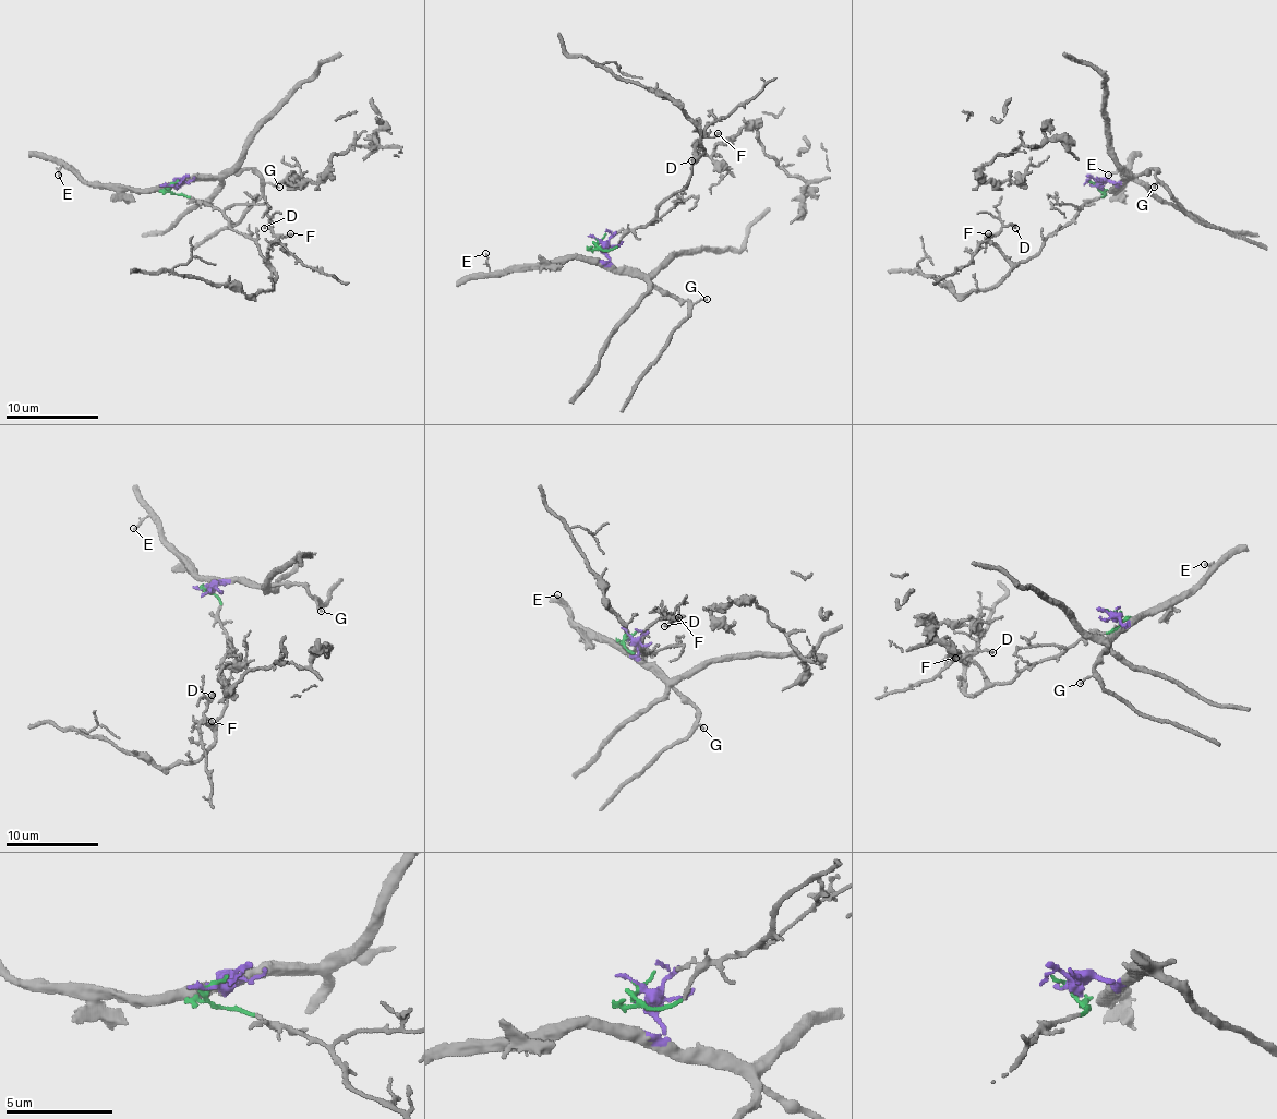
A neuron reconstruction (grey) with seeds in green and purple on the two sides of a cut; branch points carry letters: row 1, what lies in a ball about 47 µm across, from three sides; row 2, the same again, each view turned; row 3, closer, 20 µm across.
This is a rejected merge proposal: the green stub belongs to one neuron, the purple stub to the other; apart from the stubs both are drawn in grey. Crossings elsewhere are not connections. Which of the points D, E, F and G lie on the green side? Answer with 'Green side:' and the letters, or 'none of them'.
Green side: D, F

